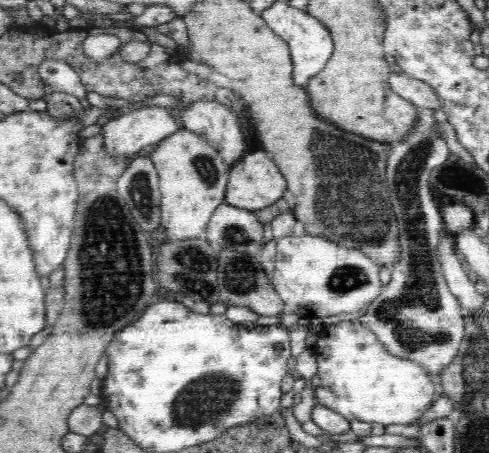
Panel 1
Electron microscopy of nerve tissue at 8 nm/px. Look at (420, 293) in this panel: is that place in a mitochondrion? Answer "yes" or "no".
yes

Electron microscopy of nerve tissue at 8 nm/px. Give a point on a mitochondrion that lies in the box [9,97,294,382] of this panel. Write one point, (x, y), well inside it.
(112, 282)

